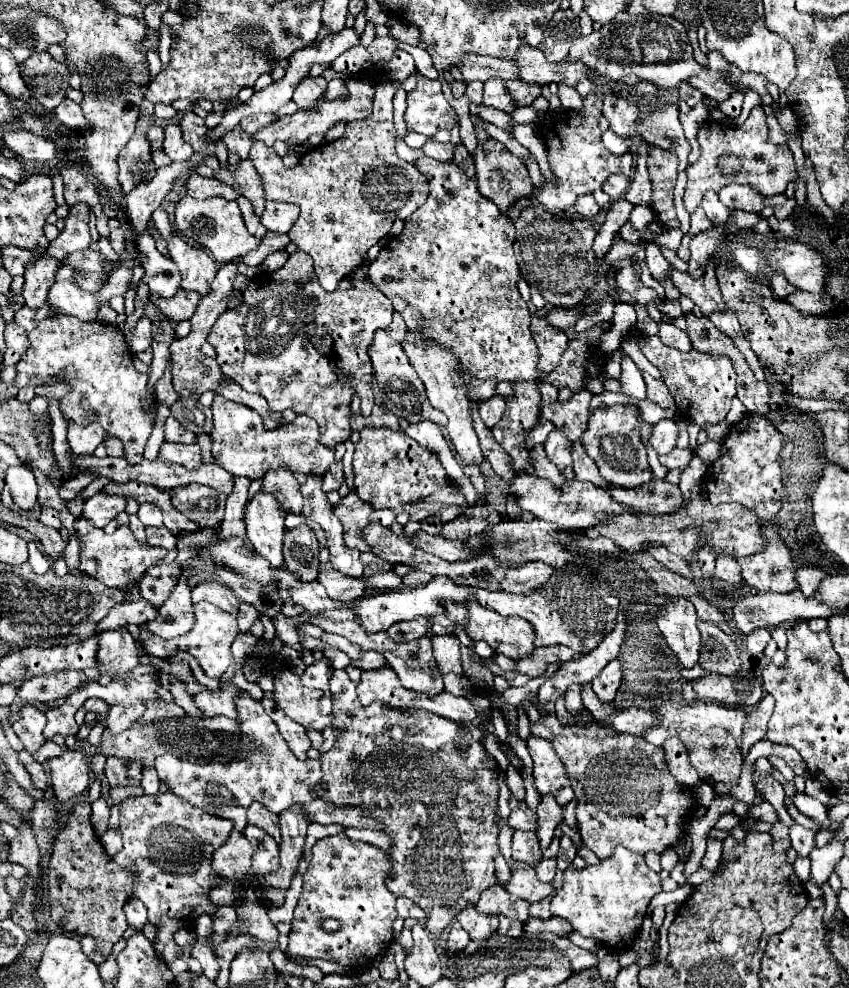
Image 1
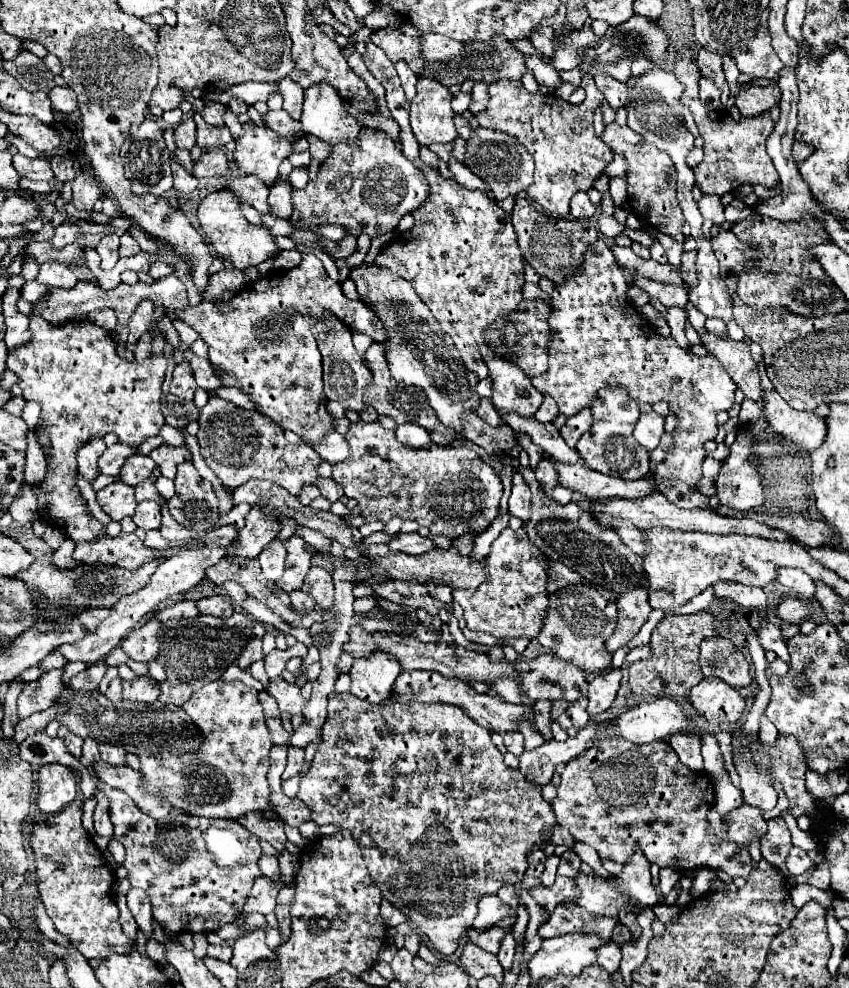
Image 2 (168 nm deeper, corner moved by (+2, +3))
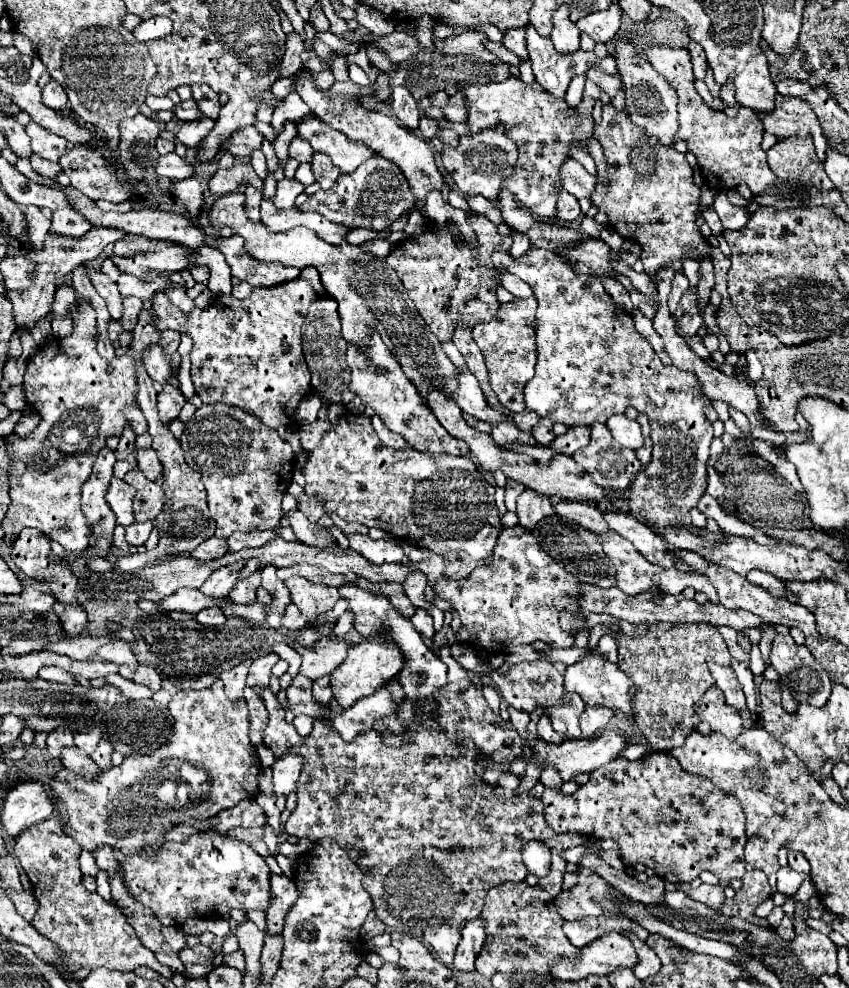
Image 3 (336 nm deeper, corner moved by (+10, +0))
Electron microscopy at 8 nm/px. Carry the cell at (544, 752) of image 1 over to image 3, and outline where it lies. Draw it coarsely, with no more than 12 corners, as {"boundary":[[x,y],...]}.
{"boundary":[[508,708],[512,726],[526,738],[526,726],[530,722],[528,712]]}

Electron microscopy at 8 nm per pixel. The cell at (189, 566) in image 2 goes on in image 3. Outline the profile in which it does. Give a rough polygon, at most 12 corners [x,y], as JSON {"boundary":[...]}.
{"boundary":[[210,536],[190,556],[218,560],[228,552],[224,538]]}

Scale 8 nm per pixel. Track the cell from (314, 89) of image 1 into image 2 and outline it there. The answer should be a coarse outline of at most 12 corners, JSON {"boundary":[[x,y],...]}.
{"boundary":[[330,85],[306,91],[300,123],[330,145],[358,145],[360,121]]}

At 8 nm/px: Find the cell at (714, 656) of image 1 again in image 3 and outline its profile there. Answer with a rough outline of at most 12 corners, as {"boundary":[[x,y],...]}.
{"boundary":[[708,660],[716,686],[730,706],[744,710],[742,686],[732,666]]}

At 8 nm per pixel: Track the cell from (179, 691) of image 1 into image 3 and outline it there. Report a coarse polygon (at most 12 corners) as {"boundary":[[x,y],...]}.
{"boundary":[[222,680],[174,734],[94,782],[58,772],[64,832],[132,854],[258,788],[248,706]]}

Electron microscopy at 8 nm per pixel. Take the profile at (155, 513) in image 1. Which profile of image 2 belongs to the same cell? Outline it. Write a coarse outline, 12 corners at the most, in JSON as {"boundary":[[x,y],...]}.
{"boundary":[[138,503],[132,521],[144,529],[160,529],[160,507]]}

